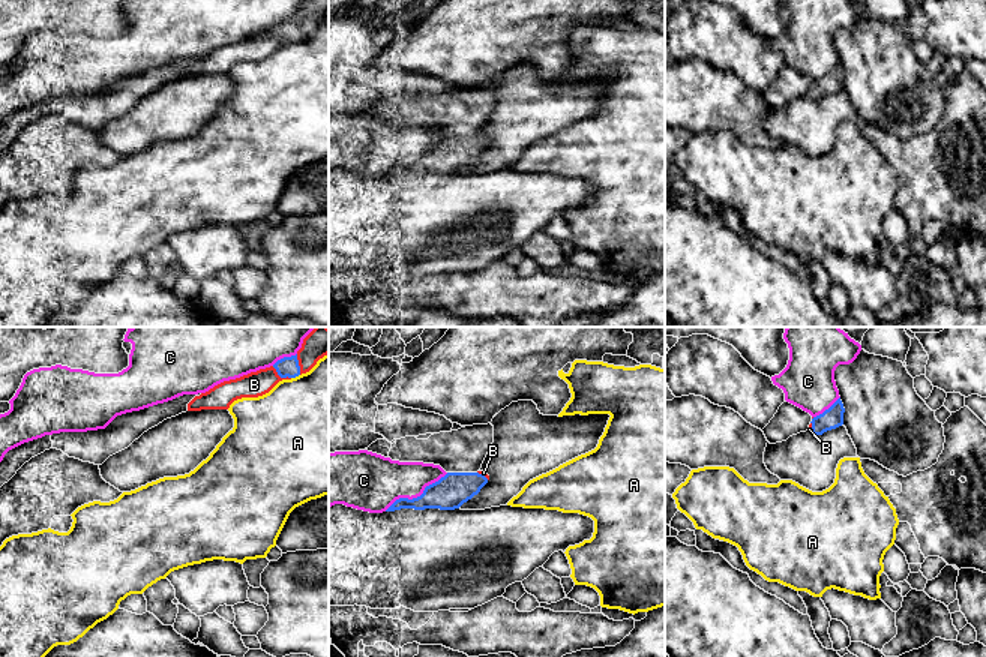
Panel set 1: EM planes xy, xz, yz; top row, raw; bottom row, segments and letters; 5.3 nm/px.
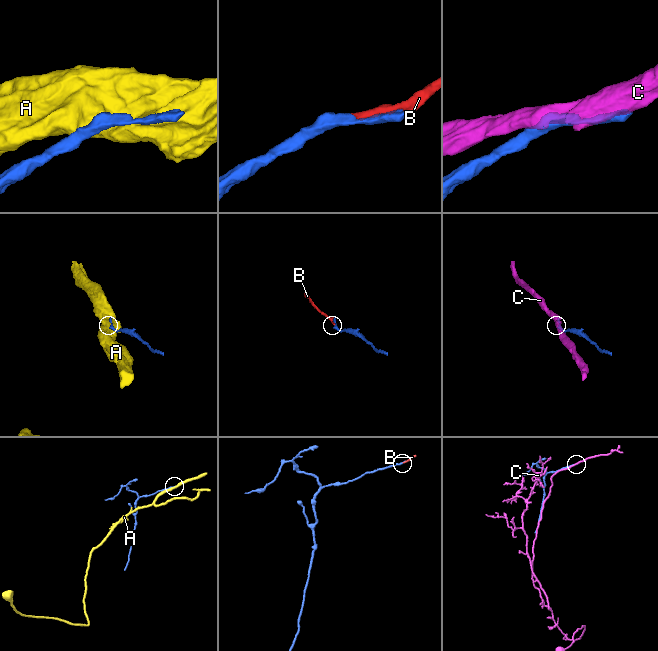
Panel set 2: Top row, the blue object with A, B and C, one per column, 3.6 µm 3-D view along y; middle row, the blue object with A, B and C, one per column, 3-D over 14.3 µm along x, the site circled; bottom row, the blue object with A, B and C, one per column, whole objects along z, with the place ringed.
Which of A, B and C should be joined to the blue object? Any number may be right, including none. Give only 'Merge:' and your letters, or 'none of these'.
Merge: B

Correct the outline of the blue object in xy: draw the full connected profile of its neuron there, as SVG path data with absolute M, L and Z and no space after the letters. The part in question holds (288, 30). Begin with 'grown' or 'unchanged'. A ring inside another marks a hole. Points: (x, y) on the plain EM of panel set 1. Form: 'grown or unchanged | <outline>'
grown | M306 0L296 20L284 21L270 32L215 50L195 60L188 68L188 75L228 74L237 63L263 60L279 45L309 36L327 18L329 0Z

